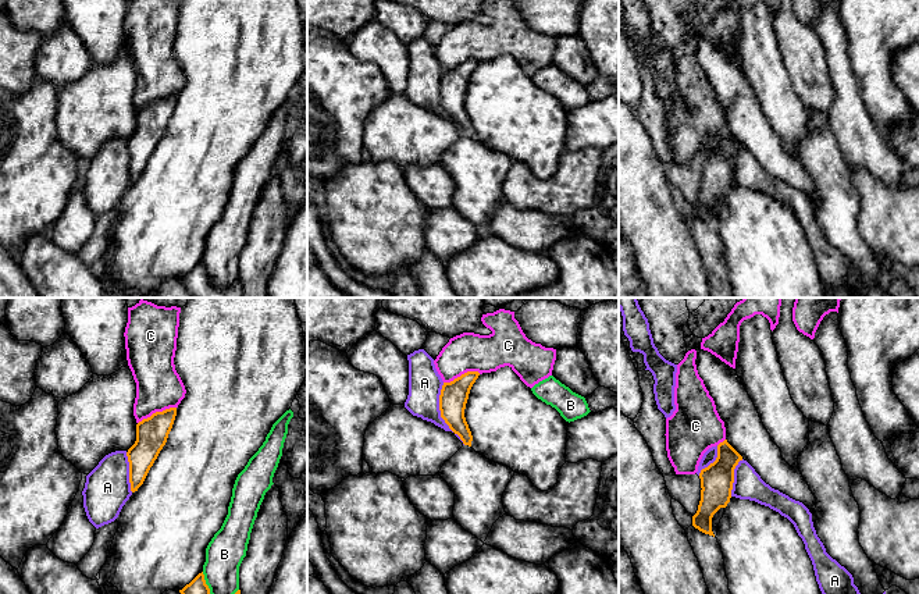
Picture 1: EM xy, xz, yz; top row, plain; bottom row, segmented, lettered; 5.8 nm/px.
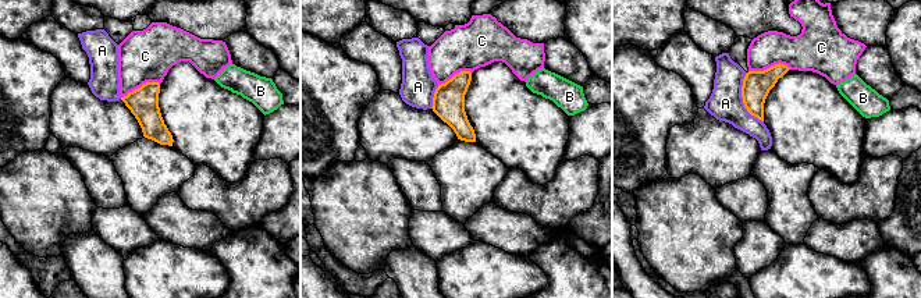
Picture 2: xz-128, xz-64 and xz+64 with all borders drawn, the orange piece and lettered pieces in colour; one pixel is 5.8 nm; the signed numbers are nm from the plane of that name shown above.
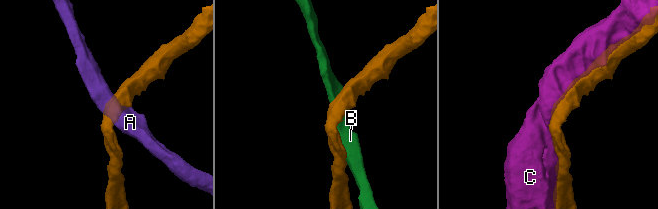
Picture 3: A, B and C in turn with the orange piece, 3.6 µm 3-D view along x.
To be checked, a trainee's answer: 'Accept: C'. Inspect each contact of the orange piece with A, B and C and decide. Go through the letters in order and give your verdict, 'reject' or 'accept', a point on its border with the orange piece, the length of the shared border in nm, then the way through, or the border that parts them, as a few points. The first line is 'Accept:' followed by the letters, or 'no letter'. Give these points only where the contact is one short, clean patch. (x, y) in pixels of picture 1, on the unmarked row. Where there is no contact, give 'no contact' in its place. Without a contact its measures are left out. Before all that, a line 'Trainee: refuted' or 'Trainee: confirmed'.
Trainee: confirmed
Accept: C
A: reject; meets orange in xz at (441, 102); contact 380 nm long; border along xz (442, 71), (440, 105), (465, 132)
B: reject; meets orange in xy at (213, 285); contact 240 nm long
C: accept; meets orange in xy at (156, 100); contact 240 nm long

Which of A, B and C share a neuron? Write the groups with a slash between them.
A / B / C

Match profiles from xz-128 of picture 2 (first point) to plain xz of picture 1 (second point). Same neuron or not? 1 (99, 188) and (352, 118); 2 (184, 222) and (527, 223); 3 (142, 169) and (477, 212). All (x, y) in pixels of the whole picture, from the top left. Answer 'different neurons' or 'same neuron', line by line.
1: different neurons
2: same neuron
3: same neuron

